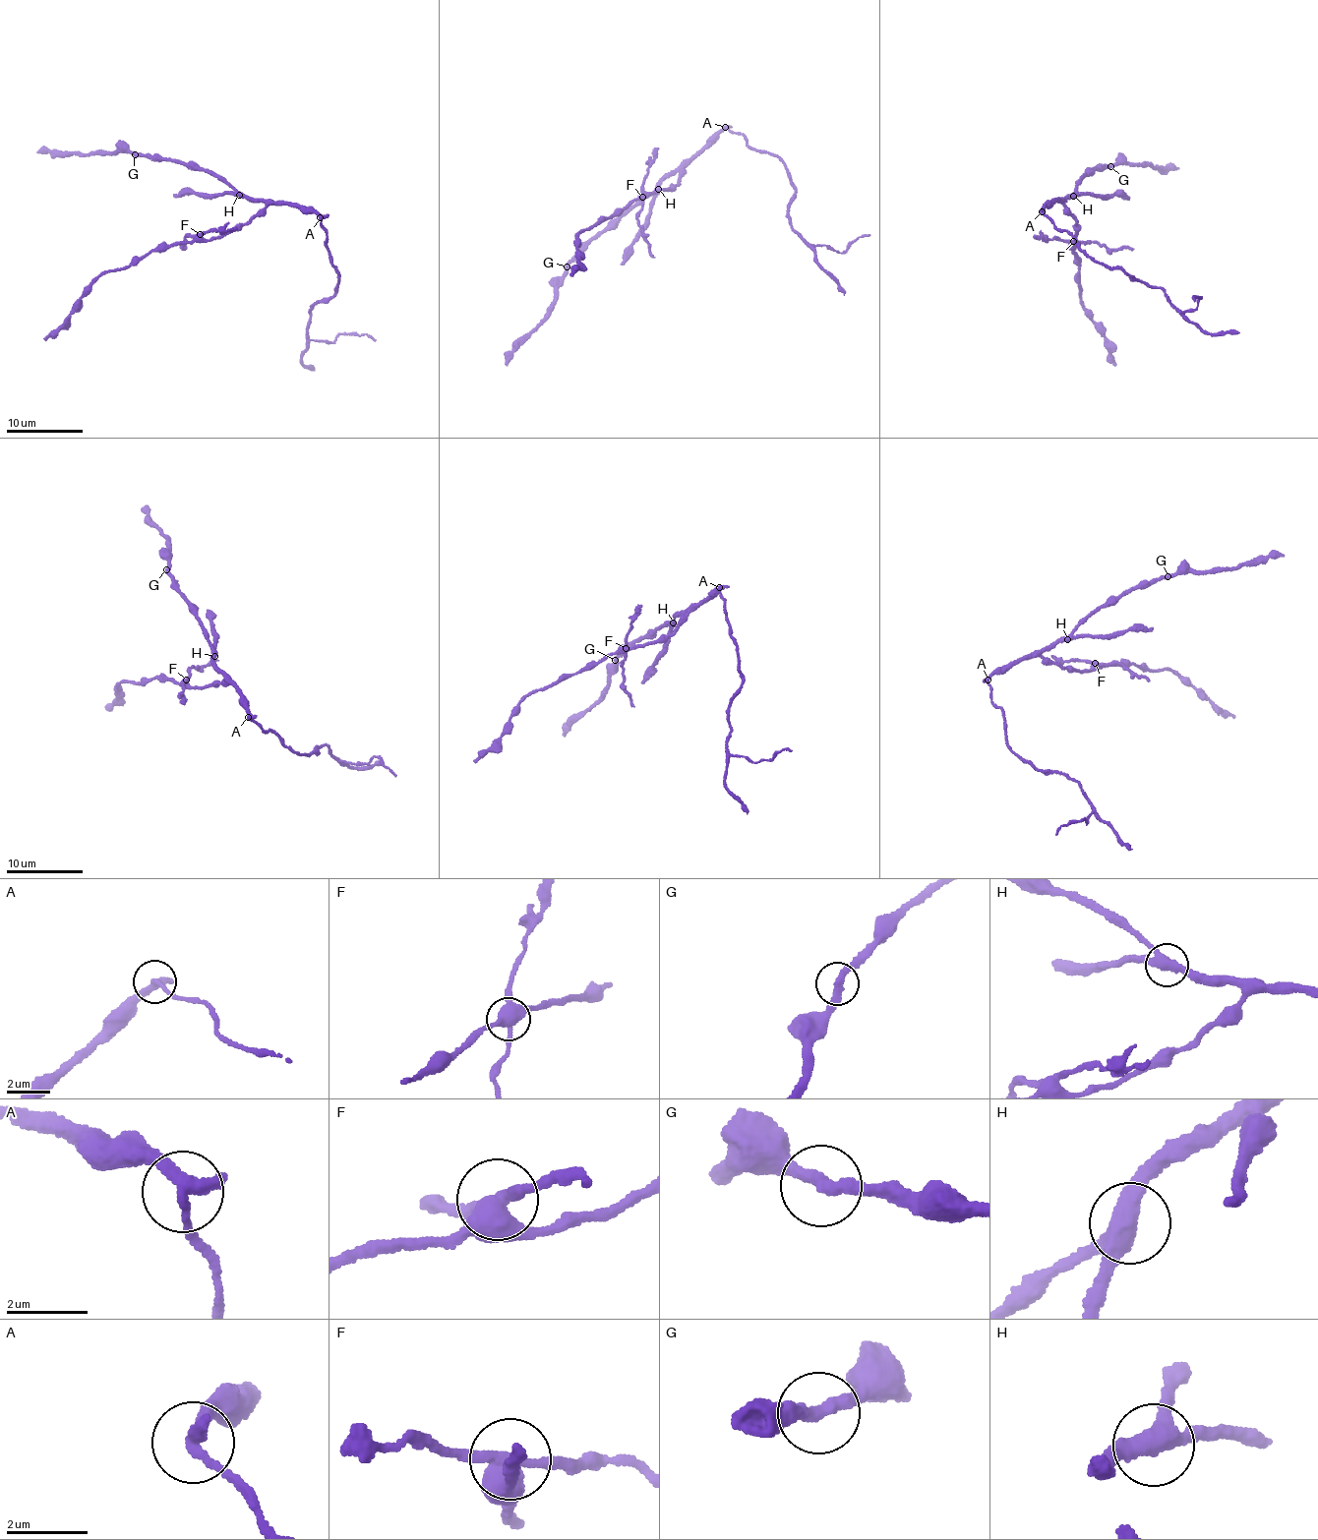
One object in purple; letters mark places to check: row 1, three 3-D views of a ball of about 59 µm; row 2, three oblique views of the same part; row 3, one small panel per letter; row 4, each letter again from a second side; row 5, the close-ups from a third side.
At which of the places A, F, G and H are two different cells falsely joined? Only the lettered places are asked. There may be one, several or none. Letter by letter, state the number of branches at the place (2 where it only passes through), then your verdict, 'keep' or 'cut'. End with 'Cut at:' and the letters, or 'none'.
A: 2 | cut
F: 5 | cut
G: 2 | keep
H: 3 | keep
Cut at: A, F

